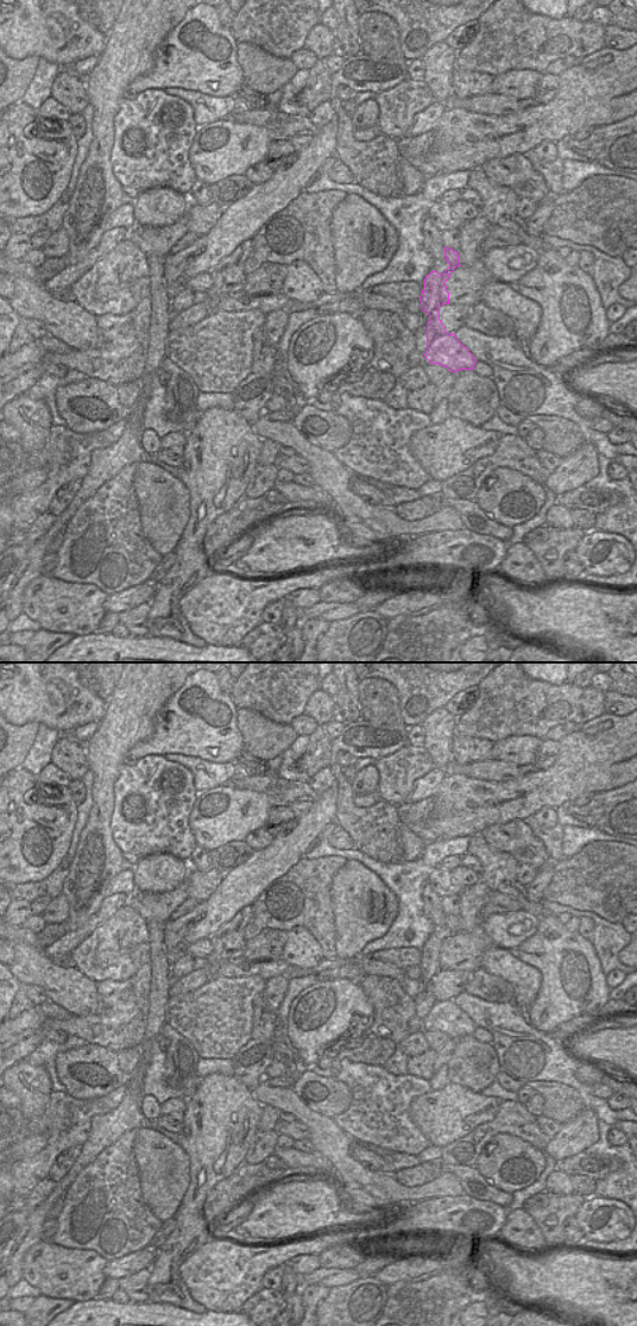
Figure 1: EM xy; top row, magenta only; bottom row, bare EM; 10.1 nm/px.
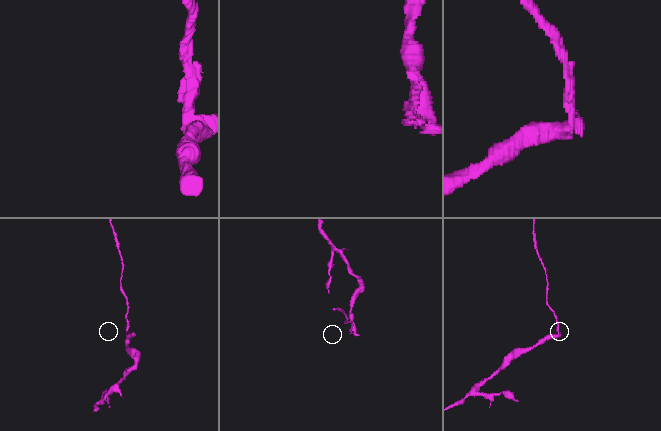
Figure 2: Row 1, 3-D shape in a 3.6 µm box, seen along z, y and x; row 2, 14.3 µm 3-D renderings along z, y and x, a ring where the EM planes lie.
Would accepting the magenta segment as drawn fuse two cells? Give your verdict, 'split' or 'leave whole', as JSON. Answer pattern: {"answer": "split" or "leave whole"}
{"answer": "split"}

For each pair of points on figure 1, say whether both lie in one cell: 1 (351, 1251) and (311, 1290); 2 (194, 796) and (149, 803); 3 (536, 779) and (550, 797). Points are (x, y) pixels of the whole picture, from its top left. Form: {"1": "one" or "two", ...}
{"1": "two", "2": "one", "3": "one"}

